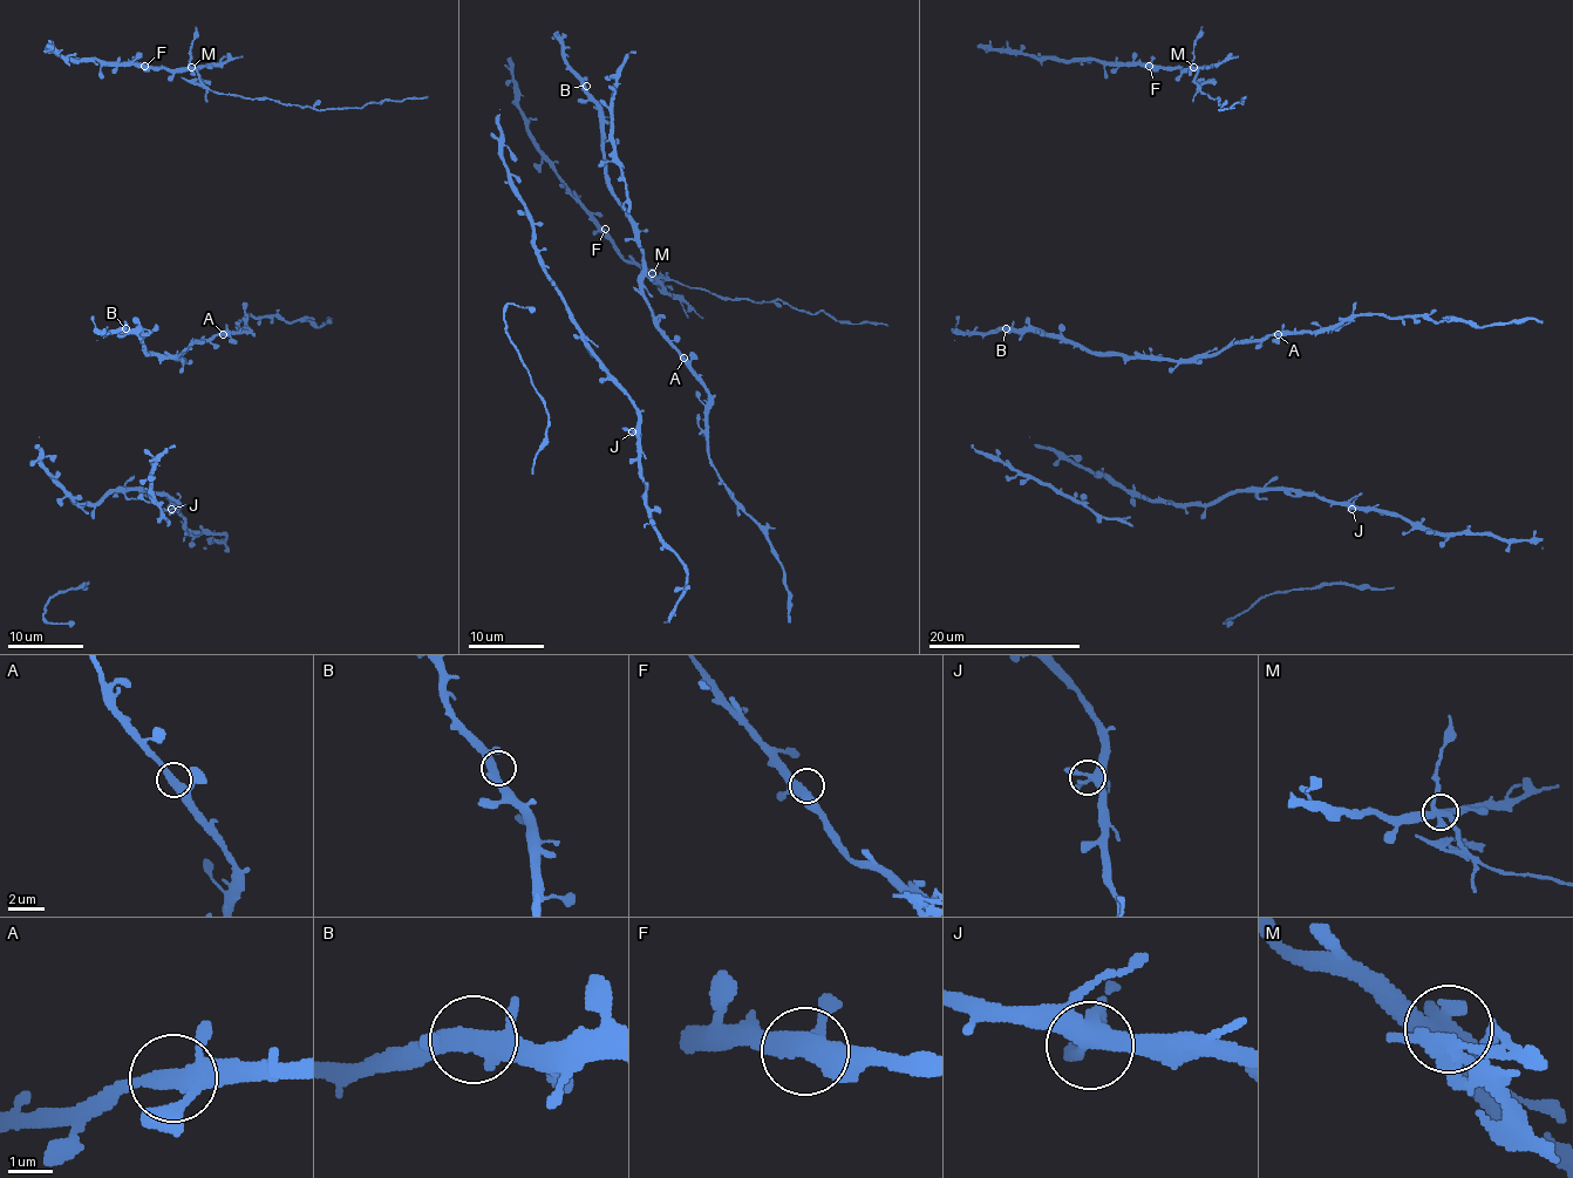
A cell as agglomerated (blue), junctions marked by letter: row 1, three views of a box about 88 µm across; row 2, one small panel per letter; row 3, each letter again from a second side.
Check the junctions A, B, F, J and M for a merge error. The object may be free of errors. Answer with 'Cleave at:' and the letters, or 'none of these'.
Cleave at: M

